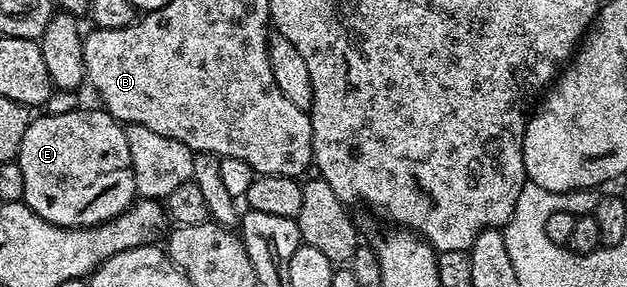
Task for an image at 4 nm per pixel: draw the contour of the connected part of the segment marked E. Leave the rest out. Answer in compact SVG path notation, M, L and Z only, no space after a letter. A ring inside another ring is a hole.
M102 107L88 112L76 110L65 114L37 115L30 121L21 140L17 163L24 179L22 203L28 204L45 222L59 228L94 228L120 216L136 199L135 175L129 158L129 142L124 125Z

